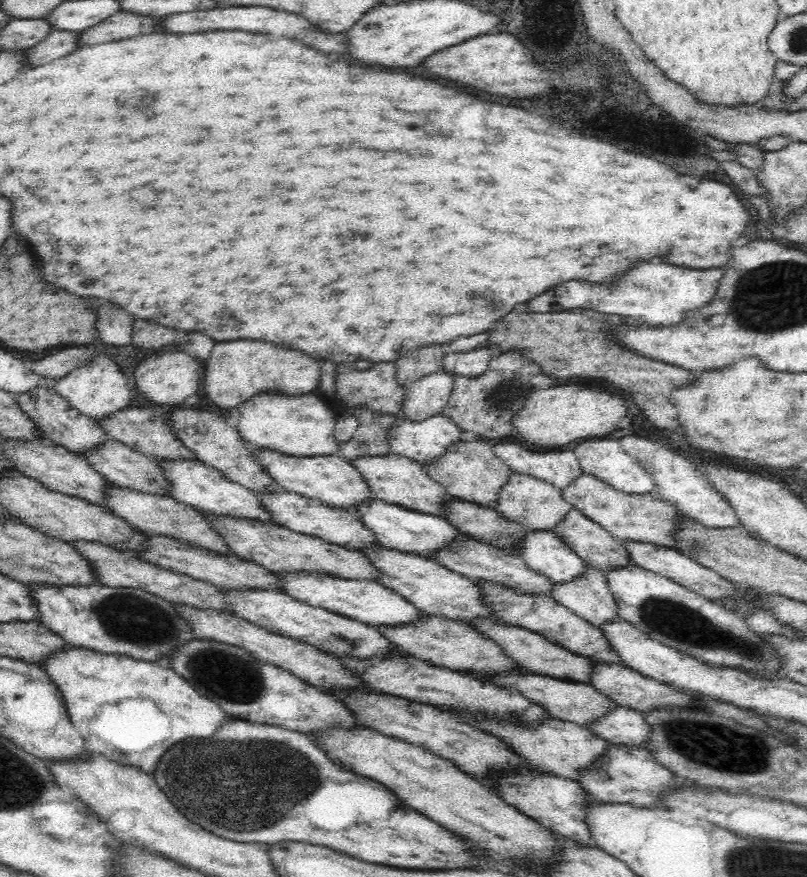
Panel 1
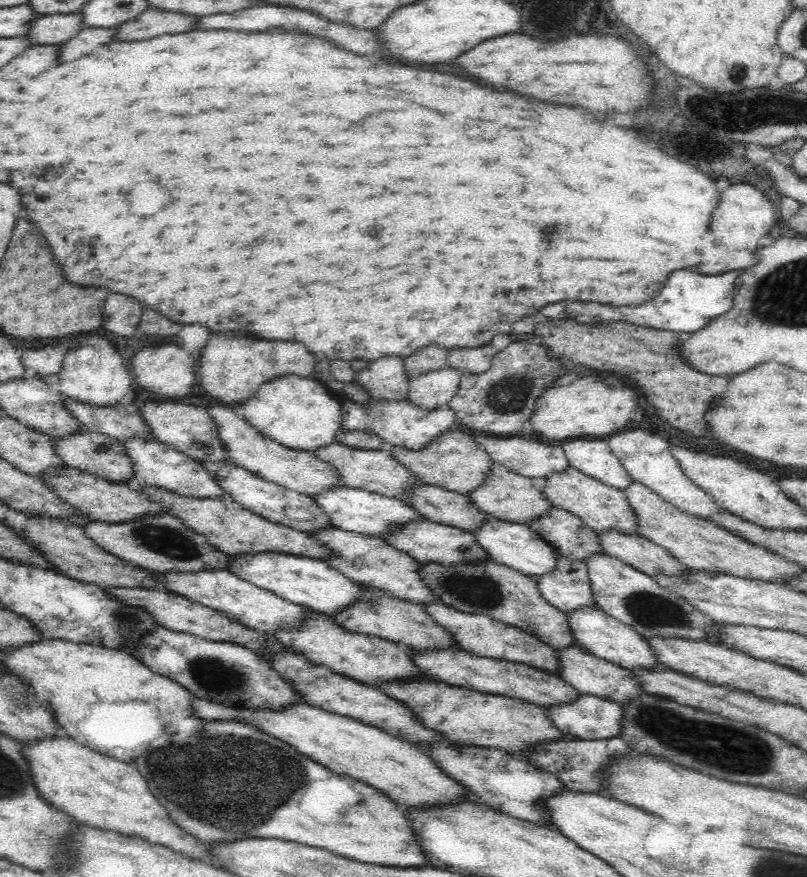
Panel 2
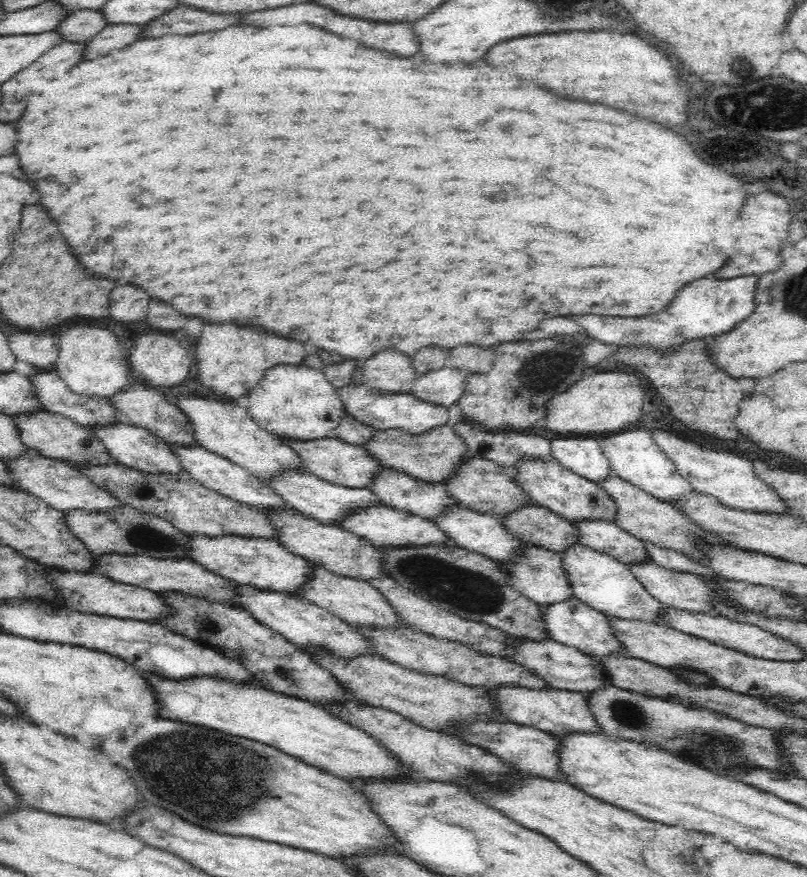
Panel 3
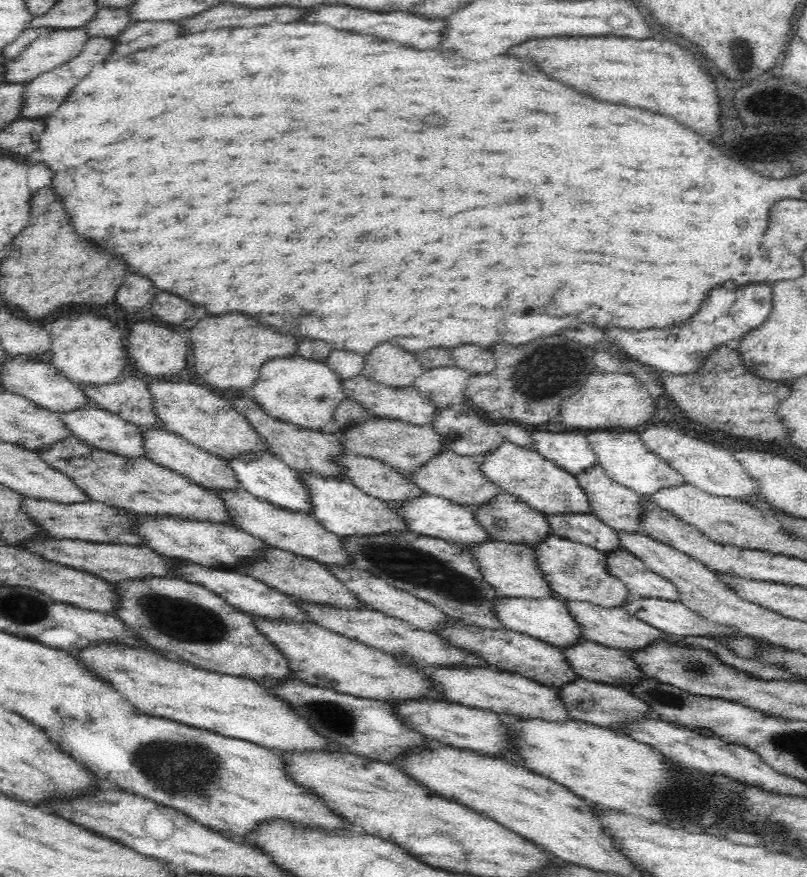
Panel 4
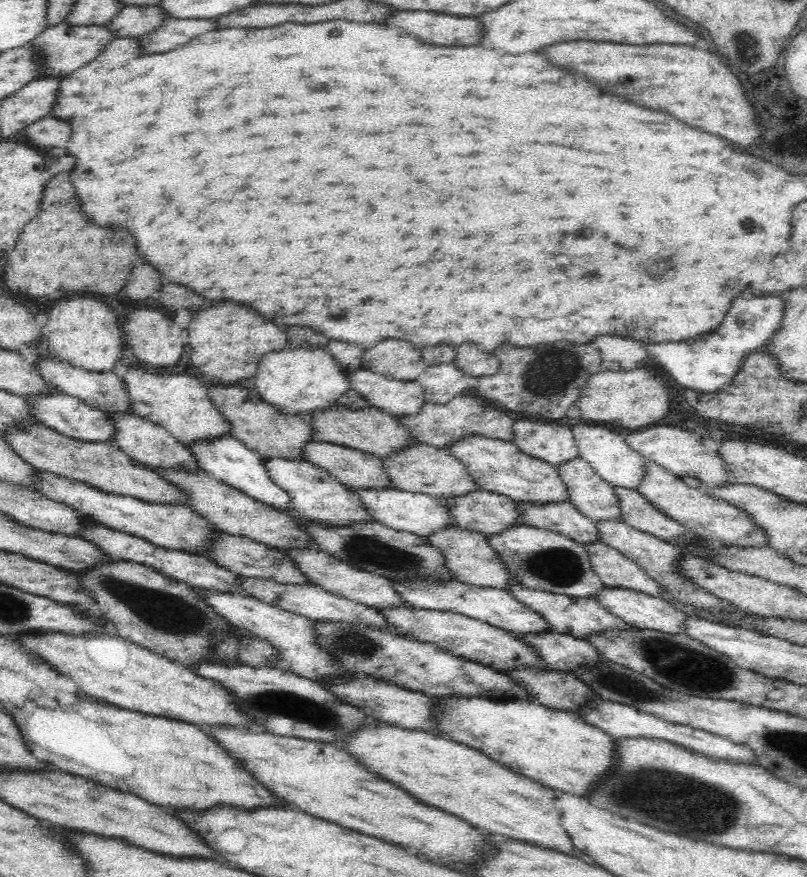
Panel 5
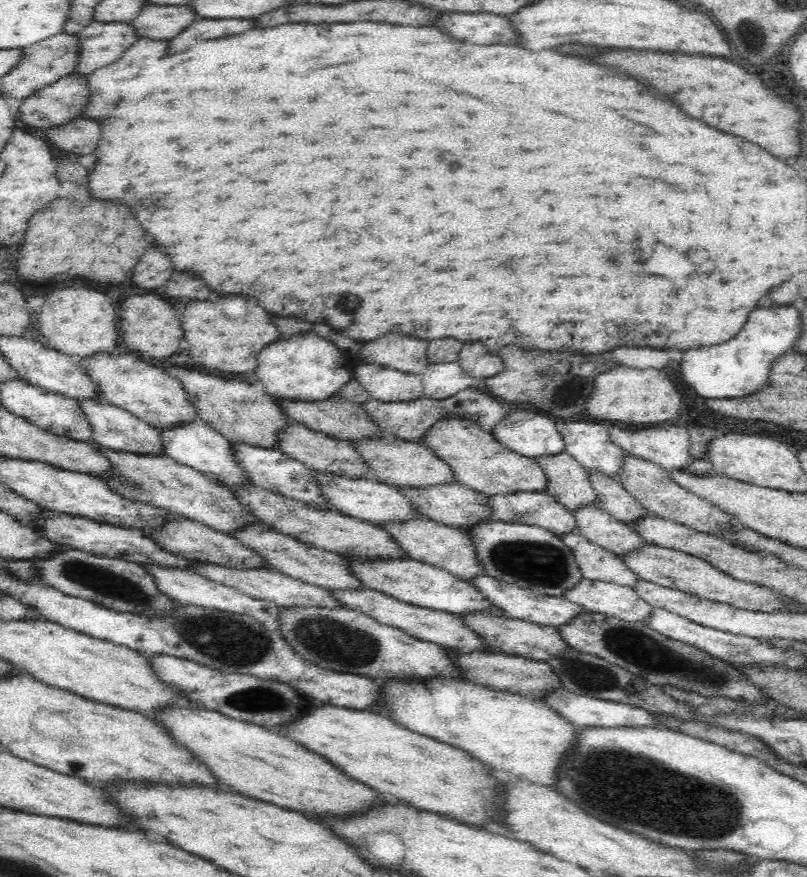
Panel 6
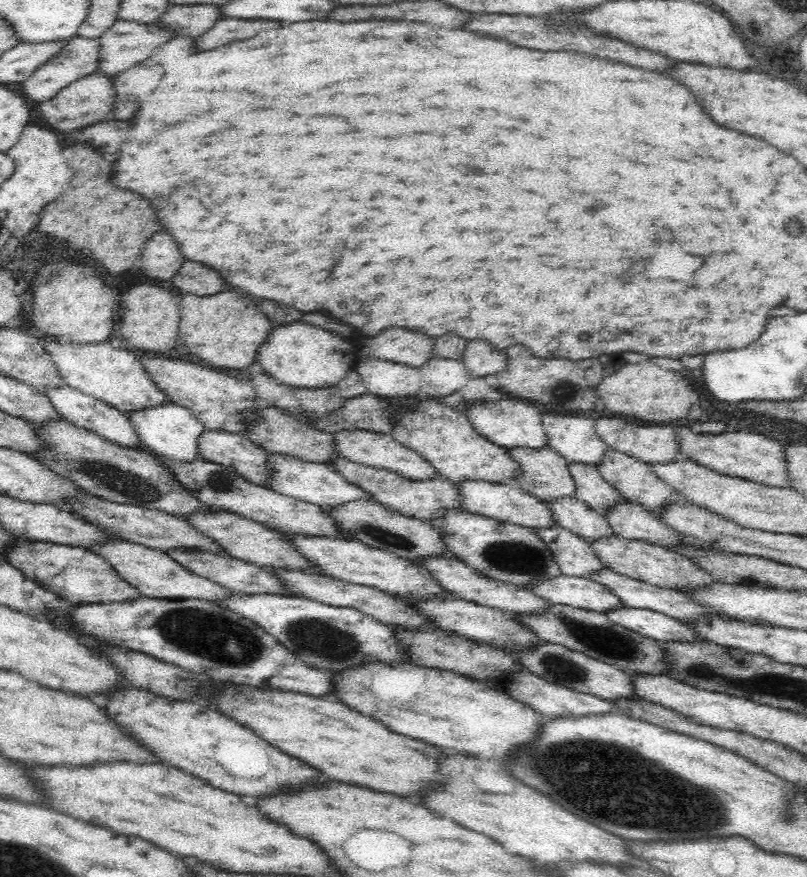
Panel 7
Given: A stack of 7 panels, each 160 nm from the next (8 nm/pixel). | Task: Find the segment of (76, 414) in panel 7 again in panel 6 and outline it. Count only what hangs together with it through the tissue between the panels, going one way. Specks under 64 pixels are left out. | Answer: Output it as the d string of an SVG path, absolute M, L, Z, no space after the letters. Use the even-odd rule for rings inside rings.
M76 398L86 421L92 432L91 440L104 448L110 448L120 452L132 452L134 454L152 454L160 456L165 454L162 446L159 429L142 422L123 408L108 404L99 398Z

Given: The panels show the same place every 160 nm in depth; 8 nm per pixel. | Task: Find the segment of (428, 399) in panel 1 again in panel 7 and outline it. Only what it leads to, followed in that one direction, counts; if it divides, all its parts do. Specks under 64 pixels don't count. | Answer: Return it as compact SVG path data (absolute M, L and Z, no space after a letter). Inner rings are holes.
M433 357L419 370L422 373L422 382L417 395L421 398L437 398L454 394L470 379L468 370L458 360Z

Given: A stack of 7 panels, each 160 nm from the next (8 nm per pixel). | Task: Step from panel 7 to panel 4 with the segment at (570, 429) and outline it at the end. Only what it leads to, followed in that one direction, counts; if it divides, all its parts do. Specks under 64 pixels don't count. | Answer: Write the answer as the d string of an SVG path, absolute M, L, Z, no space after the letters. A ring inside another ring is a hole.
M593 431L586 436L590 449L596 455L596 462L606 476L618 484L630 488L639 495L652 495L664 486L678 486L686 483L686 479L666 461L648 451L638 435L610 431Z

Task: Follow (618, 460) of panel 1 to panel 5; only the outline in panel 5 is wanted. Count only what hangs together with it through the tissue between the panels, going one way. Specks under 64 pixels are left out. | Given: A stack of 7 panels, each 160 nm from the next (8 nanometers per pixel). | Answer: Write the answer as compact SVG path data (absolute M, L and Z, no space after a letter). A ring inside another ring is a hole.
M520 419L513 426L512 444L520 452L558 466L566 460L578 457L578 448L570 427Z

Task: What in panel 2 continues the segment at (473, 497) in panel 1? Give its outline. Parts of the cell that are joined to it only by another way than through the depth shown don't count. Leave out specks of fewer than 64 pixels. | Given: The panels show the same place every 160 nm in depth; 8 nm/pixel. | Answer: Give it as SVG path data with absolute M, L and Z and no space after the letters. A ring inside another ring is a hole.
M459 426L444 432L420 450L410 450L403 446L388 446L387 449L390 450L390 455L394 459L402 463L416 477L418 482L463 495L472 492L476 486L480 486L486 480L488 466L492 462L488 453L484 451L484 447L473 442L473 438L465 434Z

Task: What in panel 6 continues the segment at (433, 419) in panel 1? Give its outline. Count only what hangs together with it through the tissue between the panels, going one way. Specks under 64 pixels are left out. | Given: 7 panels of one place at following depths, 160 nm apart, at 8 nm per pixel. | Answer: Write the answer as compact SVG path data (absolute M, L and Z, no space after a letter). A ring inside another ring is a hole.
M361 362L354 370L355 378L374 400L380 402L404 402L423 396L420 374L398 371L379 363Z

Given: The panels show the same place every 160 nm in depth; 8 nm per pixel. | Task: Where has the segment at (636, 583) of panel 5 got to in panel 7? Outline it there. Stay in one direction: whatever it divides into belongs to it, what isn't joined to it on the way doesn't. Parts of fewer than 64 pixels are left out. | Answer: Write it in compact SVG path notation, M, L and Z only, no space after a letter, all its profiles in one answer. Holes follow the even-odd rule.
M552 526L552 528L534 528L534 533L540 537L542 543L552 552L554 563L558 565L560 574L574 577L590 577L592 572L598 572L600 568L603 568L600 559L590 549L590 544L577 534L558 526Z

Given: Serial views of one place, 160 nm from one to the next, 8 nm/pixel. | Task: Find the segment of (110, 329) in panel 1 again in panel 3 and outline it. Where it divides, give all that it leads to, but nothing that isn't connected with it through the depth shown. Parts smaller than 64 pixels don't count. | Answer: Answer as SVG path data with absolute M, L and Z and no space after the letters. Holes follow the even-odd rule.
M124 284L114 288L114 292L110 294L109 316L124 324L137 324L146 318L148 304L150 296L142 288L134 284Z

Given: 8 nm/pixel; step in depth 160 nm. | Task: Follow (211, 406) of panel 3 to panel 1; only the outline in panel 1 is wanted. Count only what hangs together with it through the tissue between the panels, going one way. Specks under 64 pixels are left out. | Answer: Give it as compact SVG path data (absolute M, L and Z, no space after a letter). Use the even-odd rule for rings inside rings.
M266 447L251 448L254 457L266 471L266 475L280 486L282 490L296 493L306 498L318 499L326 506L346 509L354 508L358 502L364 502L366 498L373 498L368 485L360 477L354 465L350 465L346 459L338 455L322 456L288 456L281 452L270 450Z

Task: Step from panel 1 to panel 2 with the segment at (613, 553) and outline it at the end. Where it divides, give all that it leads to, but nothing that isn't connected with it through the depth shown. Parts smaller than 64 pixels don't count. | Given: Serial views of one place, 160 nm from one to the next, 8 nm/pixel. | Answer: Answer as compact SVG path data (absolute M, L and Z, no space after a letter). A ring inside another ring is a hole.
M552 507L526 526L550 543L557 554L572 560L584 560L594 552L602 551L596 533L564 509Z

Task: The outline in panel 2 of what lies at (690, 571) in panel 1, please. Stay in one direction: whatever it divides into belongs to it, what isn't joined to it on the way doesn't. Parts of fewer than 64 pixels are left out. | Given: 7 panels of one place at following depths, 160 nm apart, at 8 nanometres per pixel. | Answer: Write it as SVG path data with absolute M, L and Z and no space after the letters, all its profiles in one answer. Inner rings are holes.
M610 528L596 533L602 552L622 560L639 572L653 575L681 576L687 569L666 549L636 534L624 534Z

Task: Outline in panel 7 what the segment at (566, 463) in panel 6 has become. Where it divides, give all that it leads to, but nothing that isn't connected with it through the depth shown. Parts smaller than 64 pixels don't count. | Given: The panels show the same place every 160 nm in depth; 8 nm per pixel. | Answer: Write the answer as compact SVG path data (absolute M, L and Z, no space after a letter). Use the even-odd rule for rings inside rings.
M521 447L506 449L506 453L518 464L518 472L512 480L522 490L543 502L574 494L574 479L568 473L567 460L554 449Z

